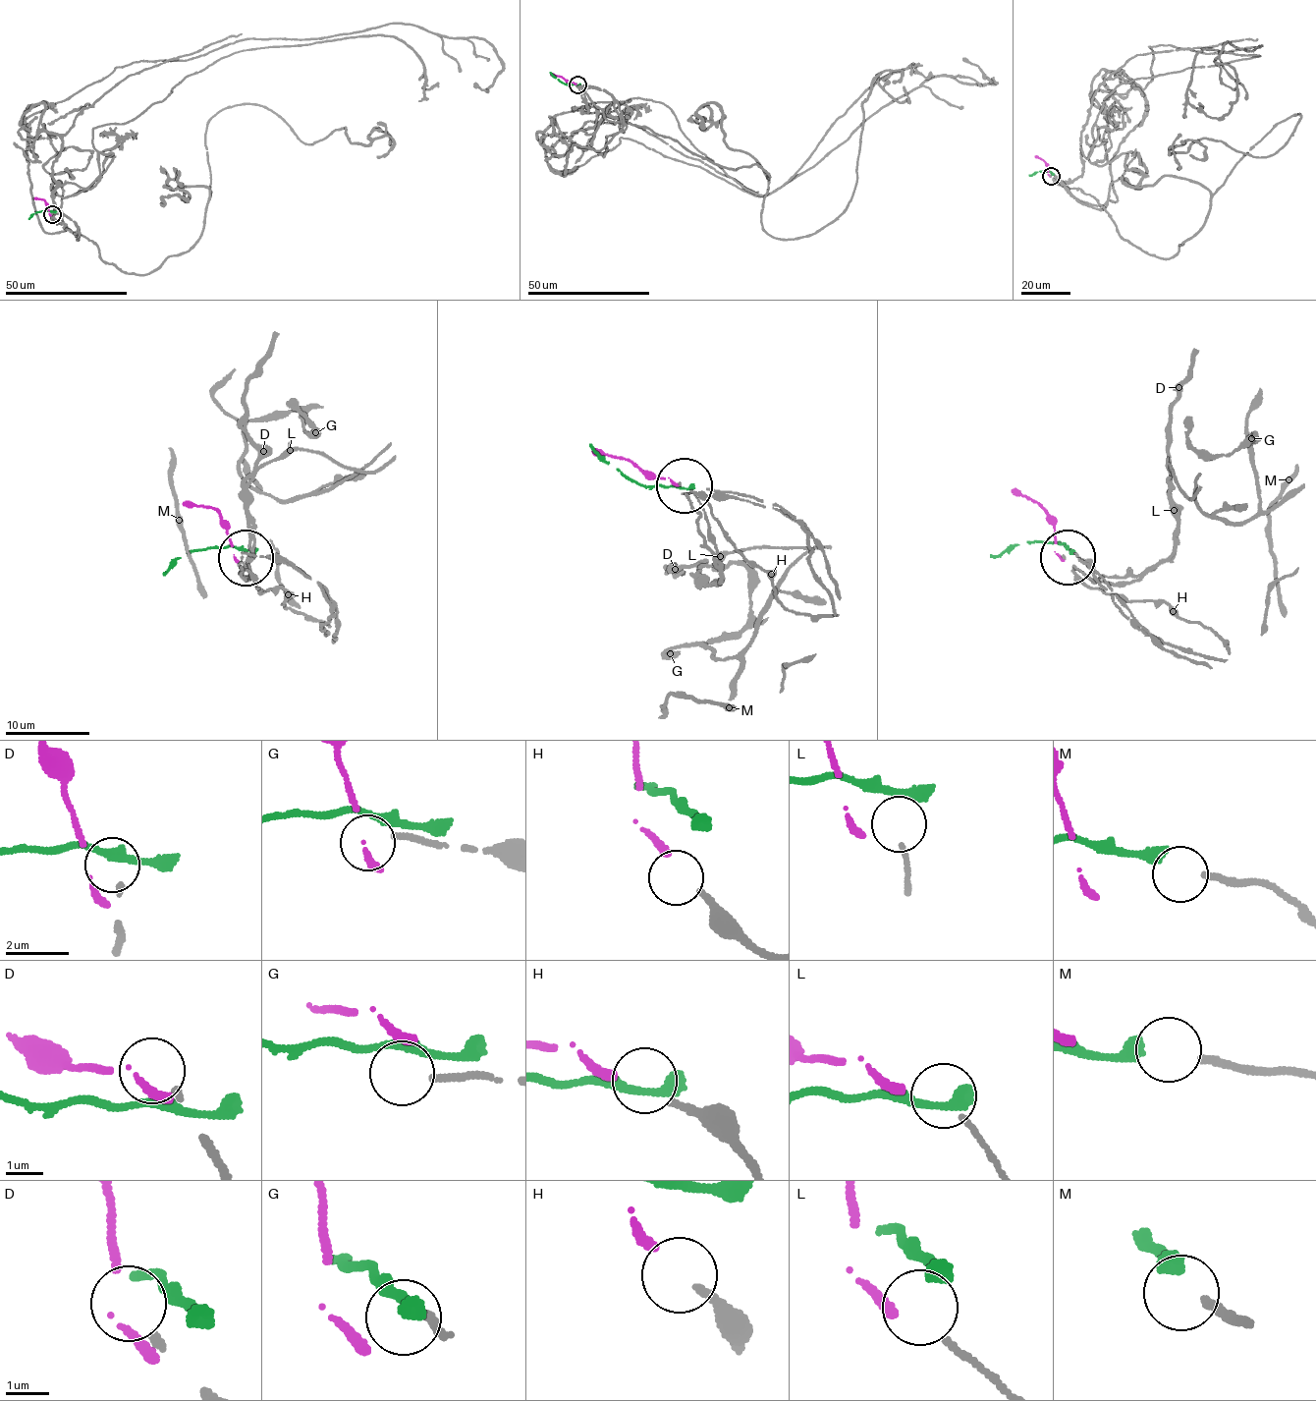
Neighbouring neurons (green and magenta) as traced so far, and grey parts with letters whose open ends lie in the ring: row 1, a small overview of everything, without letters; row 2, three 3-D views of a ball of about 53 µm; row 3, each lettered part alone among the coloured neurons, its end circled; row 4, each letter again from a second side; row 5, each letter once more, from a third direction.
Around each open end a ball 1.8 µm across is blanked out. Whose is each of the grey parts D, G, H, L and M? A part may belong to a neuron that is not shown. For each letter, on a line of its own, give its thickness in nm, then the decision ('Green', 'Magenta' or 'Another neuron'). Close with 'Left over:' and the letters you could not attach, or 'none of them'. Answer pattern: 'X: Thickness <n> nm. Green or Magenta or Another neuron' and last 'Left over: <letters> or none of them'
D: Thickness 150 nm. Another neuron
G: Thickness 200 nm. Another neuron
H: Thickness 200 nm. Magenta
L: Thickness 140 nm. Another neuron
M: Thickness 200 nm. Green
Left over: D, G, L

